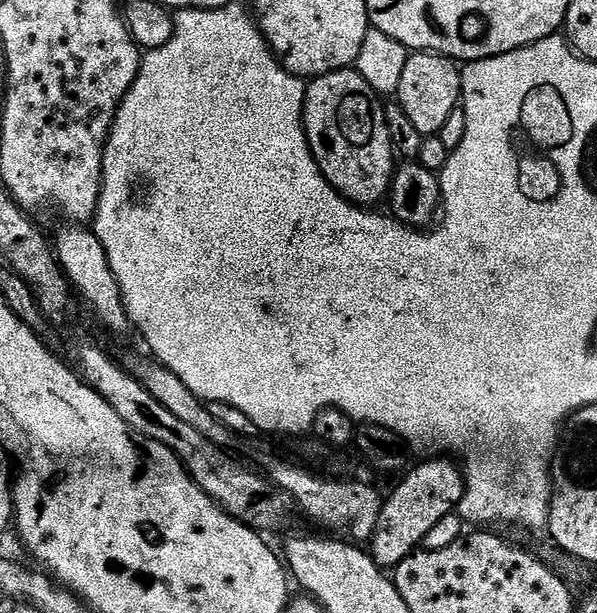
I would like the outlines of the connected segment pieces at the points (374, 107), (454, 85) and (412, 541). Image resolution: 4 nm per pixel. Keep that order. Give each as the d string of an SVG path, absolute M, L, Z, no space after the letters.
M343 68L325 76L315 77L304 93L304 132L326 182L330 182L330 186L334 186L338 194L346 197L350 203L361 206L379 205L376 203L383 201L392 187L394 153L384 108L379 102L381 103L377 93L372 91L366 78L362 78L362 74L352 68Z
M412 52L409 55L402 70L402 82L398 82L398 90L394 96L402 110L406 110L406 118L410 118L418 134L426 138L440 135L450 114L461 107L460 73L457 61L446 56L437 56L434 52Z
M424 458L419 463L417 468L409 467L403 473L404 481L380 506L380 517L370 541L370 555L385 570L394 570L411 552L417 551L438 518L453 515L464 497L464 473L451 459Z

